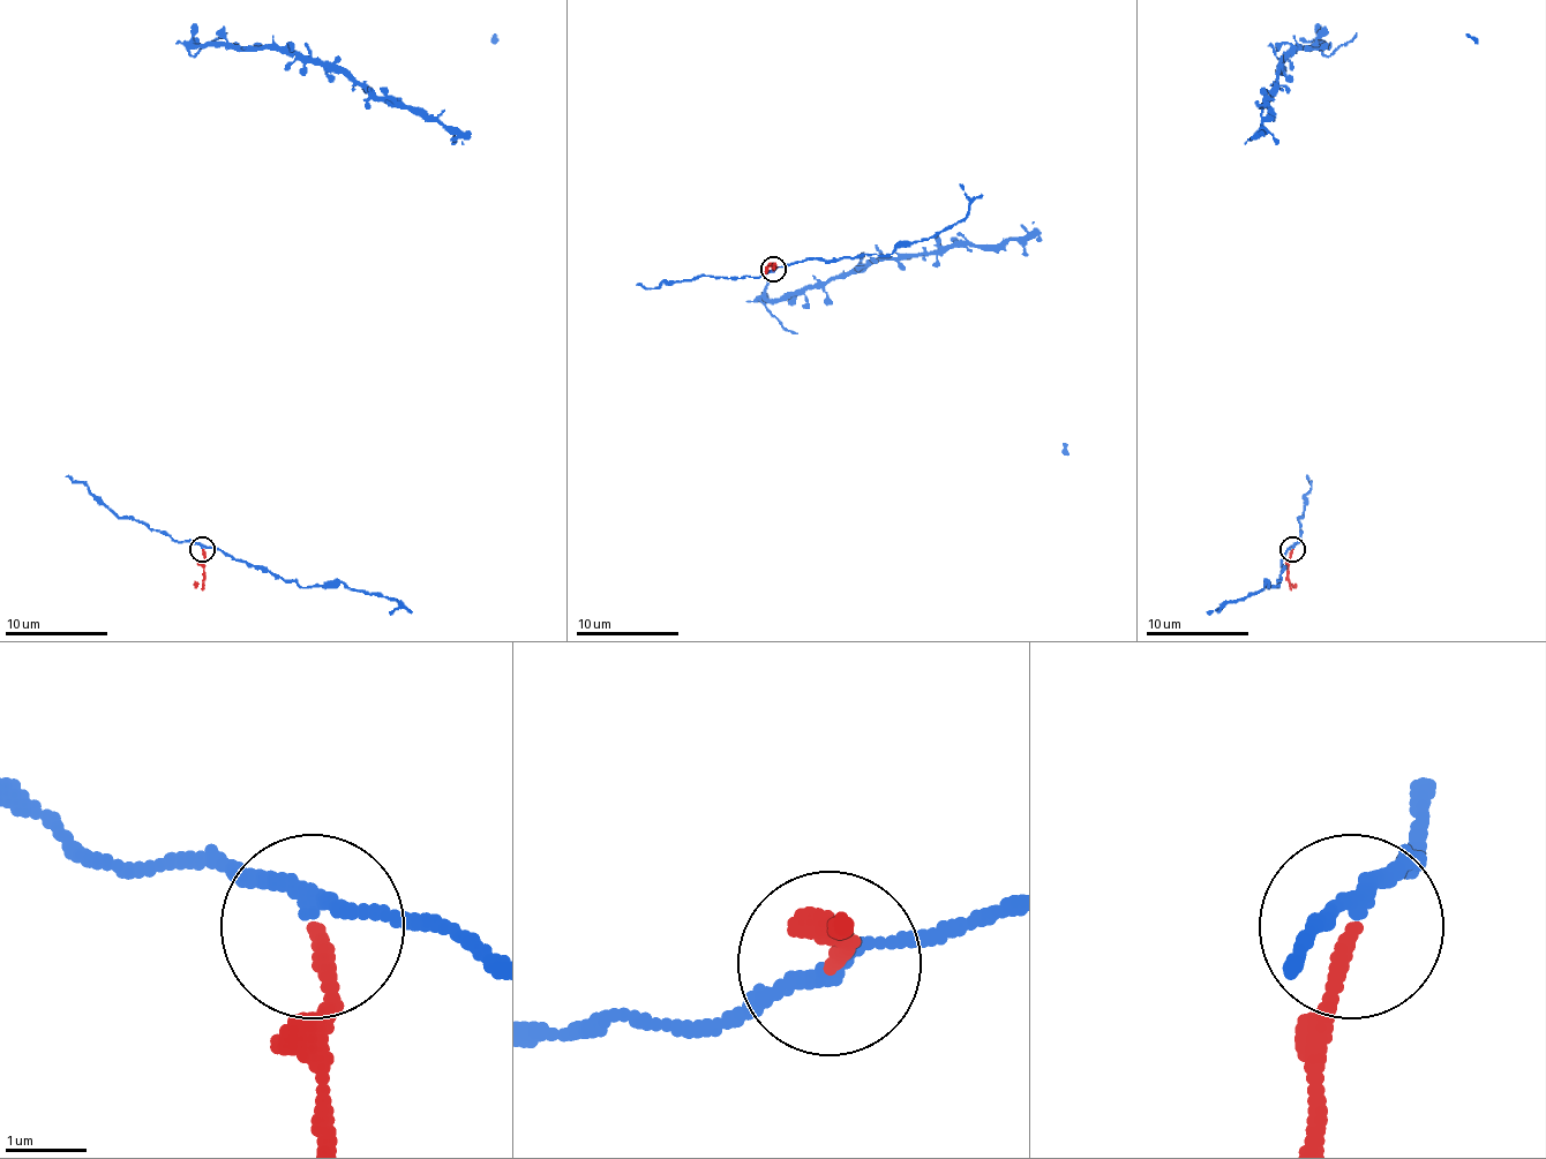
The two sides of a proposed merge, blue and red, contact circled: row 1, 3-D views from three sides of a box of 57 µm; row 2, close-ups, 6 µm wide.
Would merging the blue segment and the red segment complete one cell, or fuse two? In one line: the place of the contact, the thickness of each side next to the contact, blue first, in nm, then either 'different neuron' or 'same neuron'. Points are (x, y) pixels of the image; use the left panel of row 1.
(202, 549) | 170/170 nm | different neuron

